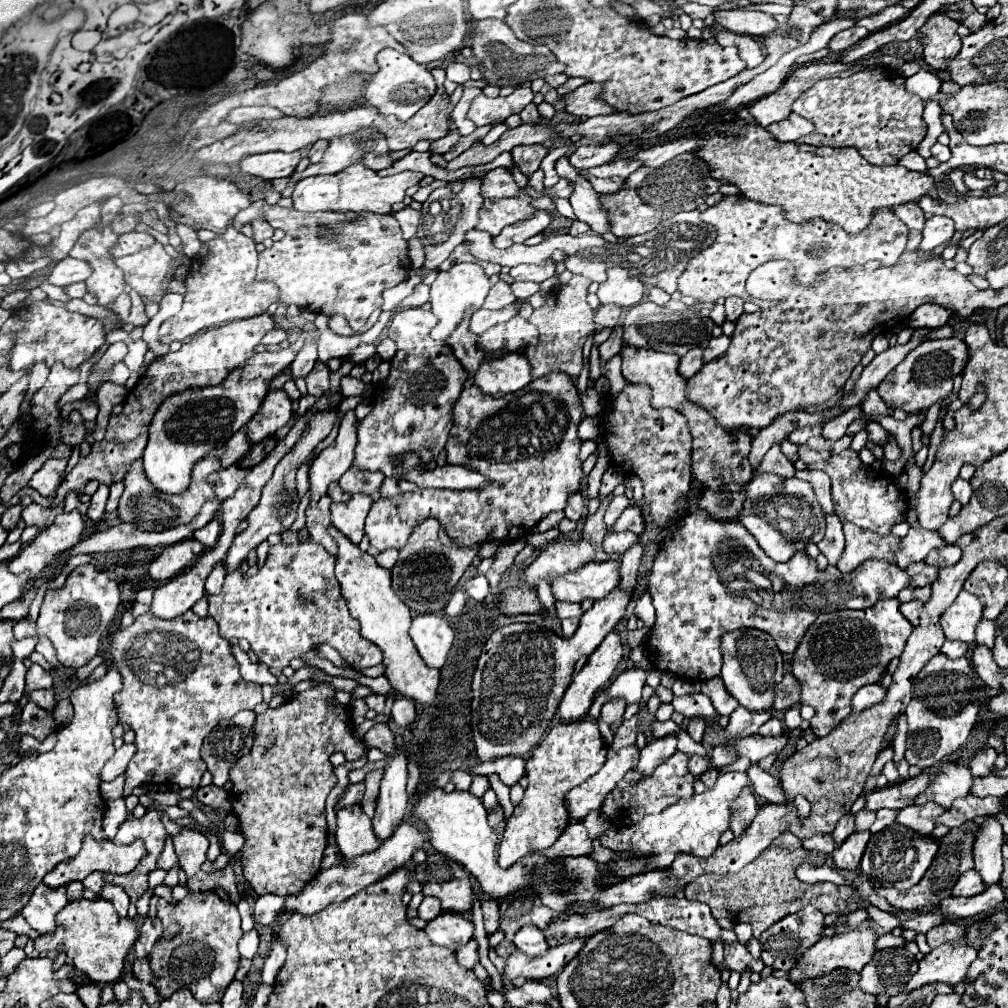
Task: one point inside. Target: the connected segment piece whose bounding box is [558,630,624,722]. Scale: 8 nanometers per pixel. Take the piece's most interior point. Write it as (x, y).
(598, 670)

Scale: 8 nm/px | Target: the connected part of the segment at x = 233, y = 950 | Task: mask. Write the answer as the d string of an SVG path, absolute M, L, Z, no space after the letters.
M212 892L196 896L188 894L178 904L178 908L170 906L166 900L160 898L157 916L162 922L163 931L166 931L170 924L180 926L180 930L172 938L160 938L148 956L154 974L154 980L150 984L158 990L160 998L166 1000L178 988L188 988L202 1004L220 1002L224 990L234 980L240 962L238 940L242 938L242 928L236 904L222 900L218 894Z

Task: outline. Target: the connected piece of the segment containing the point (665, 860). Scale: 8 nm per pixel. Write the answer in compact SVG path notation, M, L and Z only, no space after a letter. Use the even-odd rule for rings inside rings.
M746 772L720 774L714 788L702 794L694 794L690 800L680 800L678 804L670 806L662 814L646 816L636 826L610 826L600 836L602 846L618 854L616 858L610 860L610 870L618 878L630 878L634 874L644 874L652 870L668 870L678 854L710 858L718 848L720 834L728 828L730 802L748 784L750 782ZM624 854L632 854L632 858L626 858Z

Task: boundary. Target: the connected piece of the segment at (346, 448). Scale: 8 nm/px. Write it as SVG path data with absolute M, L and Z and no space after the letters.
M348 412L340 422L340 430L334 444L320 450L320 454L316 456L310 468L310 506L314 506L314 502L318 502L326 494L330 482L336 482L352 466L356 448L356 424L358 418L354 416L354 412Z

